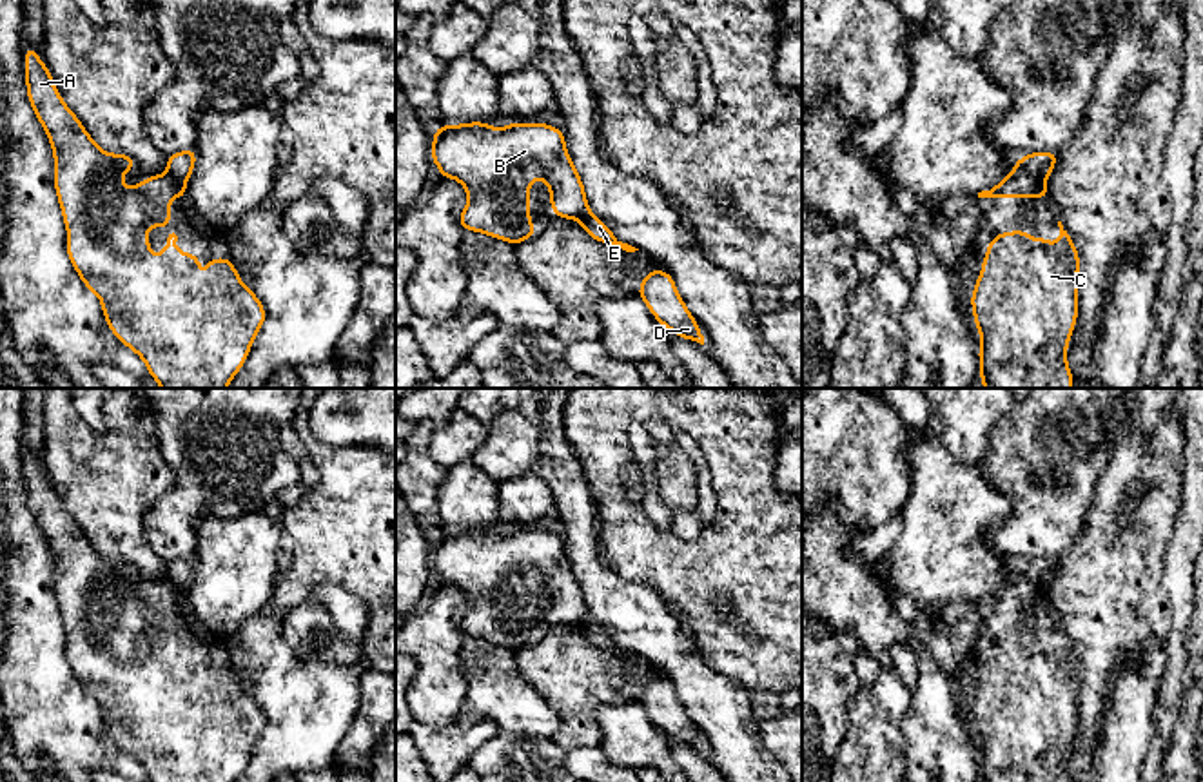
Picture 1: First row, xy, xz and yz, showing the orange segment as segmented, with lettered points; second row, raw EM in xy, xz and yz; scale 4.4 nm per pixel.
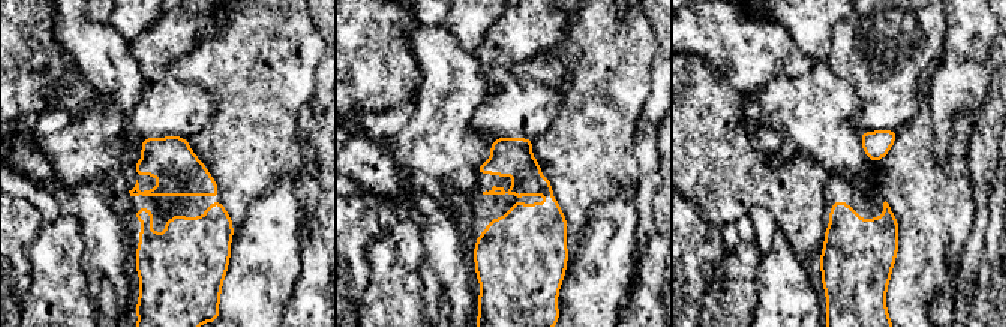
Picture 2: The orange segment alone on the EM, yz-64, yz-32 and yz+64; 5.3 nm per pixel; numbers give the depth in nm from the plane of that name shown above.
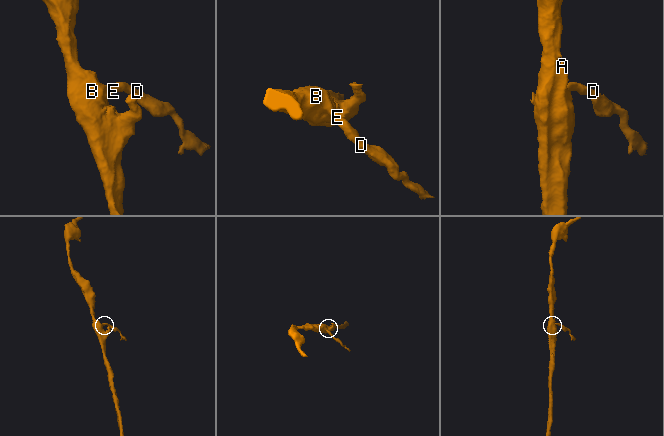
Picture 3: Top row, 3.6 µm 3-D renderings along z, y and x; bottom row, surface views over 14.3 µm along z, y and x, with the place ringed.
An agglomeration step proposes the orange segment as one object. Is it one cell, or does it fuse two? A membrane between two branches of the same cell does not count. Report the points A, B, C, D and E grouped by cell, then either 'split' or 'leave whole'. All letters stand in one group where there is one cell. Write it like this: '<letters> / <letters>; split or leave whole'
A B C / D E; split

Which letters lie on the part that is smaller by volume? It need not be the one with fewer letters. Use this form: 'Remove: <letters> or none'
Remove: D, E

